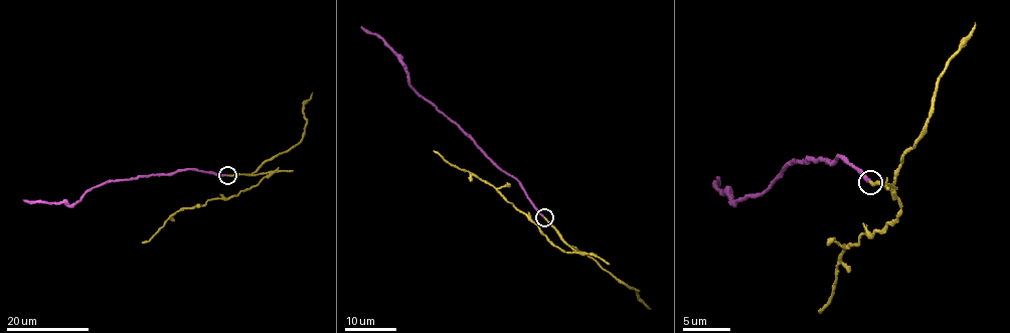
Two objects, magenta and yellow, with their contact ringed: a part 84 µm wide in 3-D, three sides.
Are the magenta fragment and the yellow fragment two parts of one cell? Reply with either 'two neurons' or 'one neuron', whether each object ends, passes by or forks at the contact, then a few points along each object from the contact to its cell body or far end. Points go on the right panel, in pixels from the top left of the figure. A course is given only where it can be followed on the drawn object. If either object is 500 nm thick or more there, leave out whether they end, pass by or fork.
two neurons; magenta ends there; yellow ends there; magenta runs (870, 181), (839, 154), (834, 161), (792, 159), (763, 193), (734, 200), (716, 186), (720, 183), (717, 177); yellow runs (870, 181), (892, 187), (901, 205), (895, 219), (845, 245), (837, 280), (820, 313)

